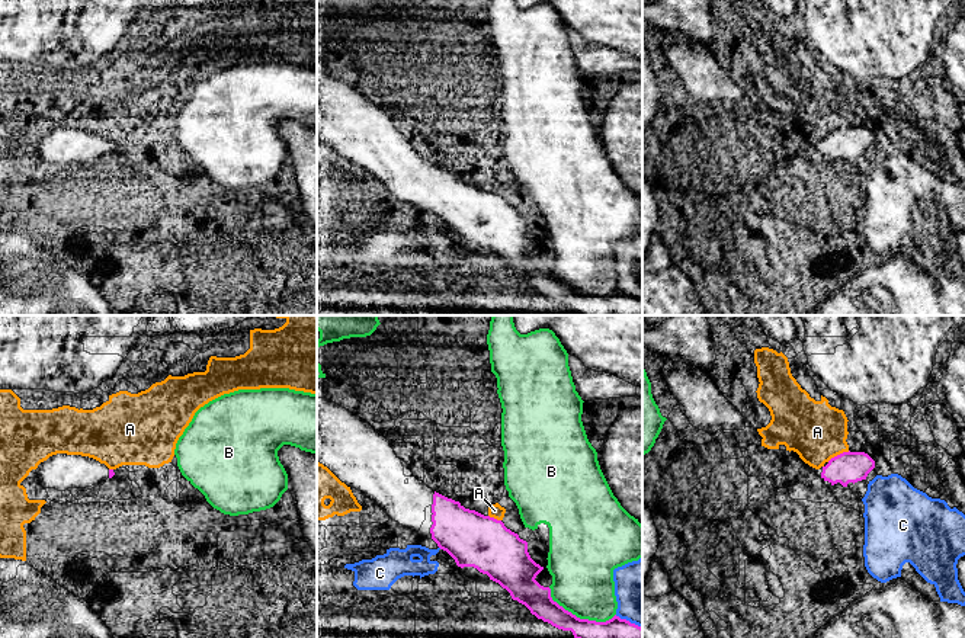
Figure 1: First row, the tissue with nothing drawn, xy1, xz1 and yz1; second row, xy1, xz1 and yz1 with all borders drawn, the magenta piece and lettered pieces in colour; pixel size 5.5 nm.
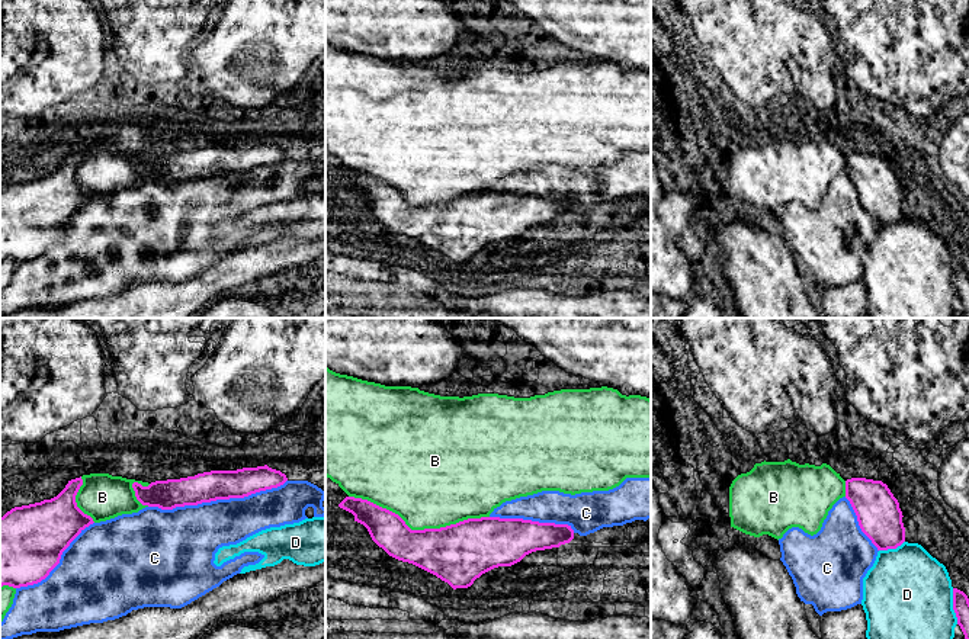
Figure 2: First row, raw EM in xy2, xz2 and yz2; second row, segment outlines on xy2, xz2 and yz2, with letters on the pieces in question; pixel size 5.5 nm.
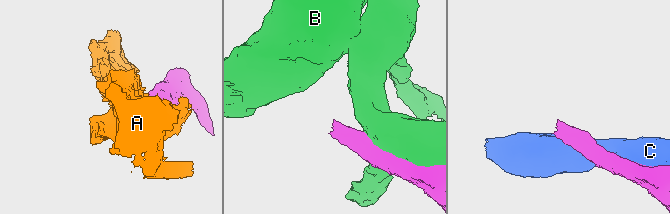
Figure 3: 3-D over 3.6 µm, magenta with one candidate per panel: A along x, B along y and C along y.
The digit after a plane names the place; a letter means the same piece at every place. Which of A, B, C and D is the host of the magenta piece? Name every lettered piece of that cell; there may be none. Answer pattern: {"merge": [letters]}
{"merge": []}

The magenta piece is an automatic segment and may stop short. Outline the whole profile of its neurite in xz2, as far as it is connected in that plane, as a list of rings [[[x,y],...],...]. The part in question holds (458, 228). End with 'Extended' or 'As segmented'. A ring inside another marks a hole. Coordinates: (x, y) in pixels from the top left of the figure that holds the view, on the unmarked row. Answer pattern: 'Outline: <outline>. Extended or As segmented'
Outline: [[[346,171],[338,182],[352,187],[354,196],[363,199],[372,215],[389,231],[436,250],[453,264],[468,263],[482,248],[498,241],[511,241],[532,227],[559,222],[574,213],[574,205],[568,199],[481,192],[440,203],[411,205],[398,189],[368,174]]]. As segmented

